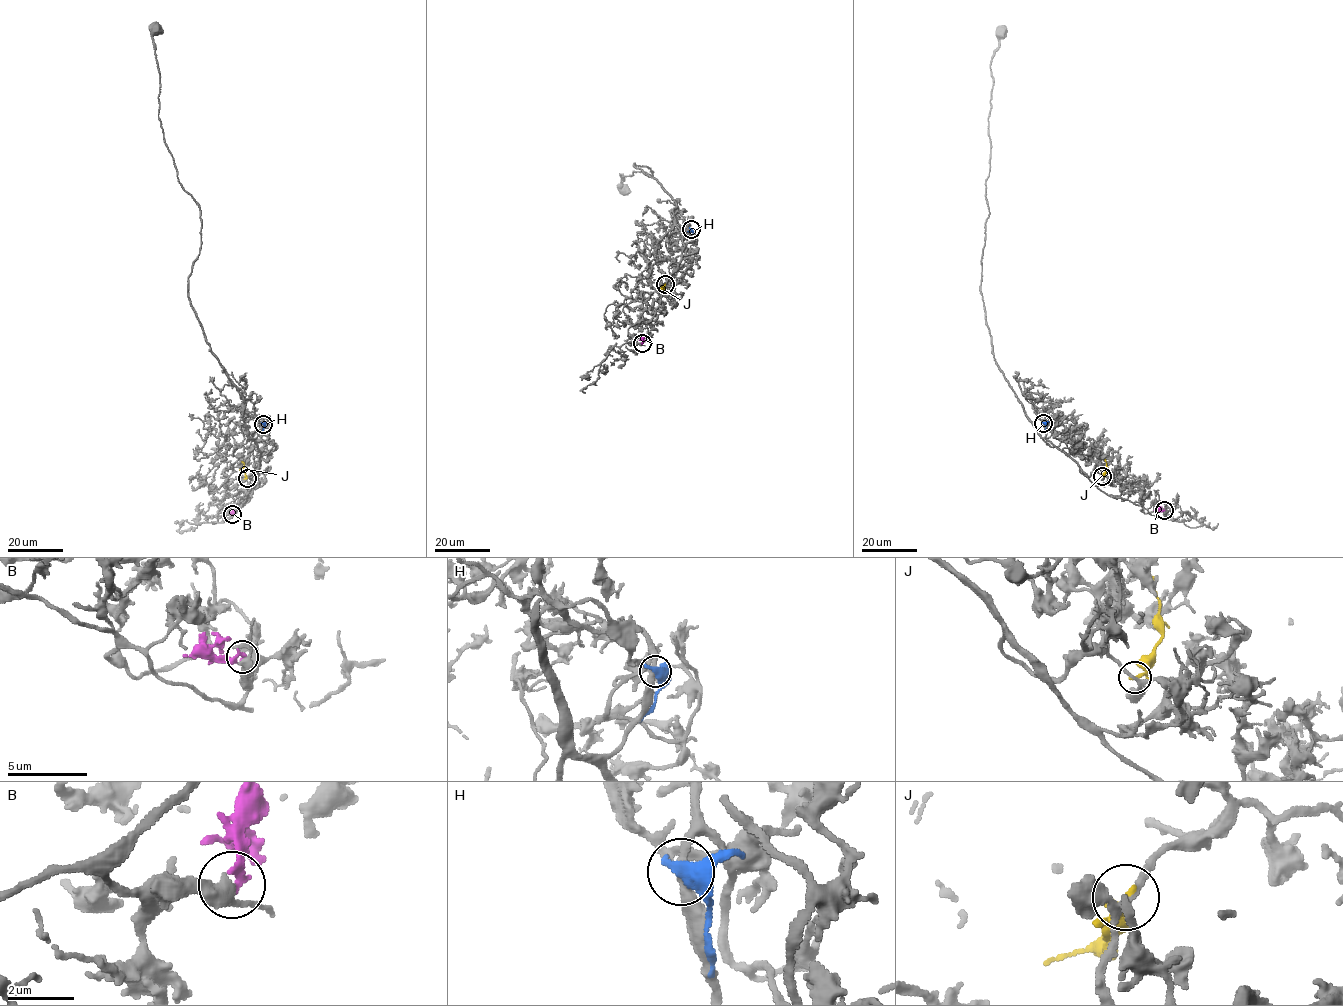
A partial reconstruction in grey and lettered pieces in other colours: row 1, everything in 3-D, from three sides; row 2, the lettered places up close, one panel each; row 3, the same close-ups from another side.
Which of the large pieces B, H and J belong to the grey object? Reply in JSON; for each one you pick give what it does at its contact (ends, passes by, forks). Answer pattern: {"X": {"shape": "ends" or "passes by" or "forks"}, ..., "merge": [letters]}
{"B": {"shape": "ends"}, "merge": ["B"]}

